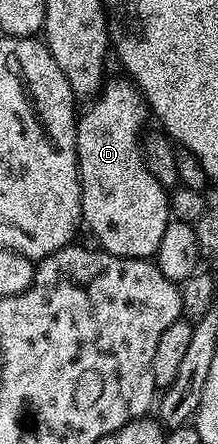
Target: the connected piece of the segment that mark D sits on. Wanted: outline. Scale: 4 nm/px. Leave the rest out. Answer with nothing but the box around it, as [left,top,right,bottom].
[76,80,170,258]

